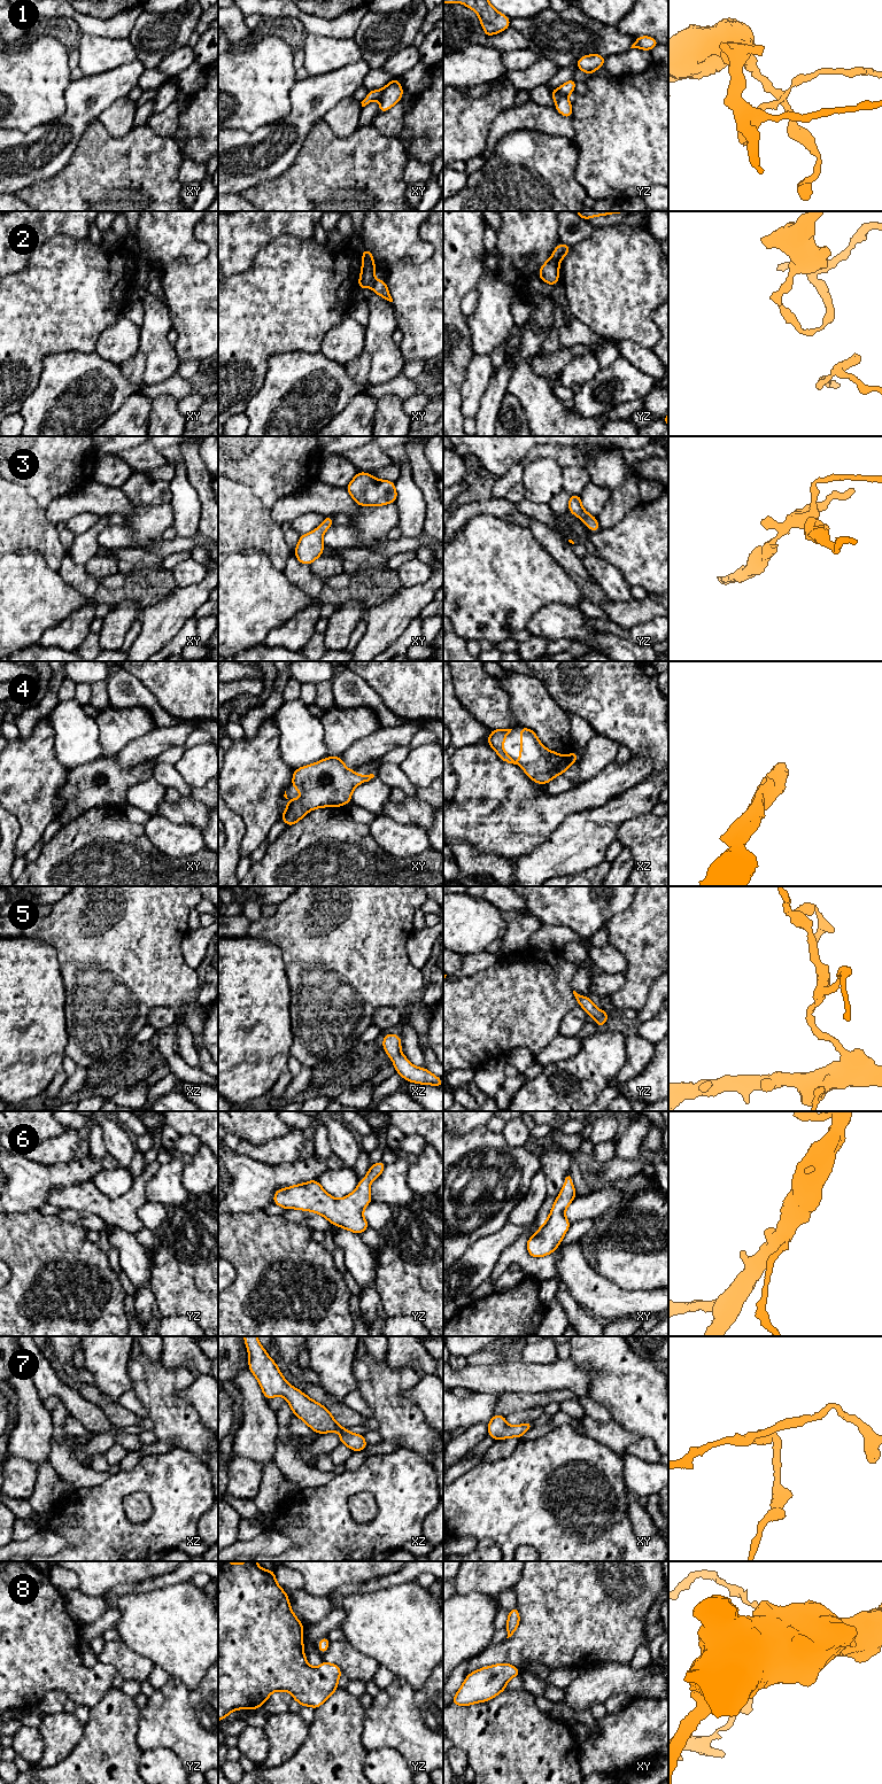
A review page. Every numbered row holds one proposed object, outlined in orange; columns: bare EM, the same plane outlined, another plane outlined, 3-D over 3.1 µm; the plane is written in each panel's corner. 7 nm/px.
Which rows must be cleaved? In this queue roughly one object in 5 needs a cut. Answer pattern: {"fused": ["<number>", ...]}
{"fused": ["1", "2"]}

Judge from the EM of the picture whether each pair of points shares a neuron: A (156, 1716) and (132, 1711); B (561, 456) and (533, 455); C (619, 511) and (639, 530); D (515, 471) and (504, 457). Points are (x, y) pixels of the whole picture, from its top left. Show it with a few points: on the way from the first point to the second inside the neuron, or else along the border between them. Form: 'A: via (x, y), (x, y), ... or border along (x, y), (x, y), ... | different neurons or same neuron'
A: border along (140, 1708), (136, 1739) | different neurons
B: via (554, 452), (540, 452) | same neuron
C: border along (640, 502), (613, 526), (601, 528) | different neurons
D: border along (523, 462), (516, 463), (503, 475), (495, 478) | different neurons

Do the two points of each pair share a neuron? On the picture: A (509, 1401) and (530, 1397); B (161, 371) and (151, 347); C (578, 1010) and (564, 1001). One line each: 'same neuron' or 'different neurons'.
A: same neuron
B: same neuron
C: different neurons

